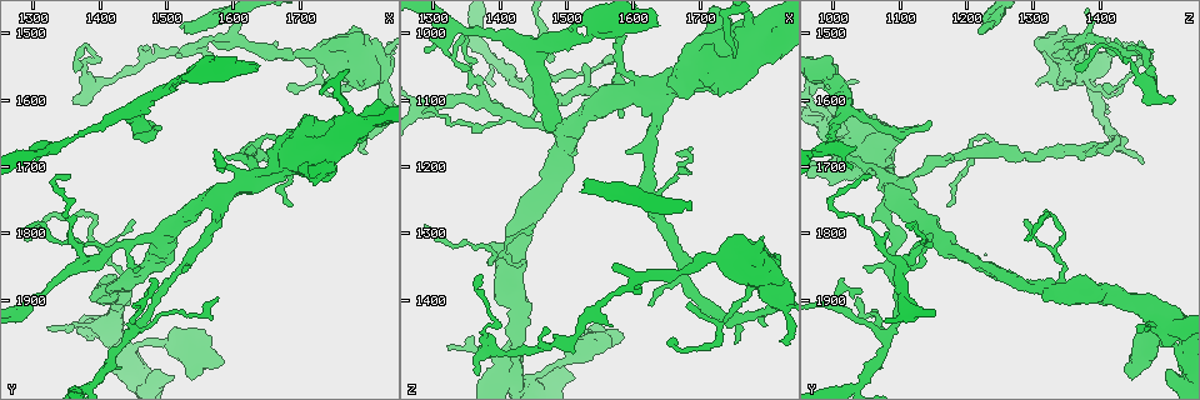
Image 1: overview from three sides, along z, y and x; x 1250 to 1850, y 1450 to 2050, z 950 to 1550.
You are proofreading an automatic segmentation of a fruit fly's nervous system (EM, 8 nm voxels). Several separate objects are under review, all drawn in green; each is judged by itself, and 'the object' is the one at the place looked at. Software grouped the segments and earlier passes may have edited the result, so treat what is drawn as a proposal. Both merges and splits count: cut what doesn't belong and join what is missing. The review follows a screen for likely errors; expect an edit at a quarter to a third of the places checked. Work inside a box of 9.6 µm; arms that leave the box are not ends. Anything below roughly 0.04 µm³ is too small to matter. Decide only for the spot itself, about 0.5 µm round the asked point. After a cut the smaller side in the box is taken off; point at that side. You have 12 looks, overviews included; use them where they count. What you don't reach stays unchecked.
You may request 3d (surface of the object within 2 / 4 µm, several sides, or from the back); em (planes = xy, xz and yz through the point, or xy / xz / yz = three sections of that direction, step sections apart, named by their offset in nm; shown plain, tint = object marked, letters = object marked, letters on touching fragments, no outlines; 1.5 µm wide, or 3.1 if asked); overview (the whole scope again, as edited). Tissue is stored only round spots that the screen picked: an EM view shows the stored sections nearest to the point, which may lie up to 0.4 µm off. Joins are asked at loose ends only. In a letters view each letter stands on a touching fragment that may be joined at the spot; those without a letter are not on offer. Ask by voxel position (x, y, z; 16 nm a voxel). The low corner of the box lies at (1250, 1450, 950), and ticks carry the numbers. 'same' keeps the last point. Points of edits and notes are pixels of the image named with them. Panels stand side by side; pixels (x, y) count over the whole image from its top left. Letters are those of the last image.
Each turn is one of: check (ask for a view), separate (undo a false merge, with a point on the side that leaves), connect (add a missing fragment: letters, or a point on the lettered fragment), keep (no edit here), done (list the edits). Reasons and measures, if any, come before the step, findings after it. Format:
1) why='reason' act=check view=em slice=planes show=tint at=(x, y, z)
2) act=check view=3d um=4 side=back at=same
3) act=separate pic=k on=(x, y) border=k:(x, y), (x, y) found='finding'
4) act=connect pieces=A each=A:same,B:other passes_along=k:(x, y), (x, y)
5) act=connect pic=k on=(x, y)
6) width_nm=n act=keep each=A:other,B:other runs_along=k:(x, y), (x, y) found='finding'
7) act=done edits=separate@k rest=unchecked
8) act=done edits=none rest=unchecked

why='free end' act=check view=em slice=yz step=8 show=tint at=(1590, 1705, 1005)

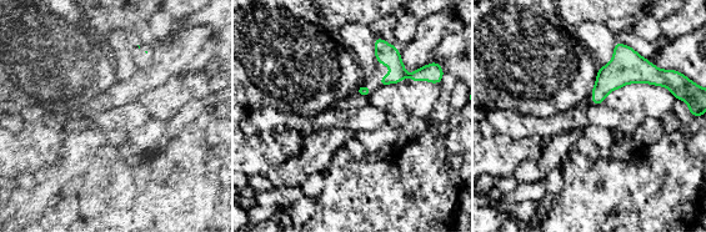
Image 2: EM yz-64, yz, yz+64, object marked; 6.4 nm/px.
why='another direction' act=check view=em slice=planes show=letters at=same

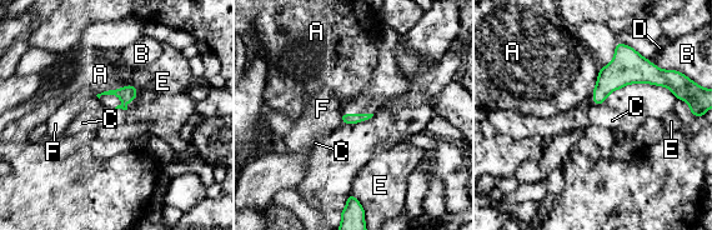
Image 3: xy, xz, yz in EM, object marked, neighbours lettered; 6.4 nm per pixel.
act=keep each=A:other,B:other,C:other,D:other,E:other,F:other border=3:(133, 84), (104, 90), (96, 95) found='none of them fits'

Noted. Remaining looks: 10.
why='branch stops here' act=check view=em slice=xy step=4 show=tint at=(1465, 1635, 1145)

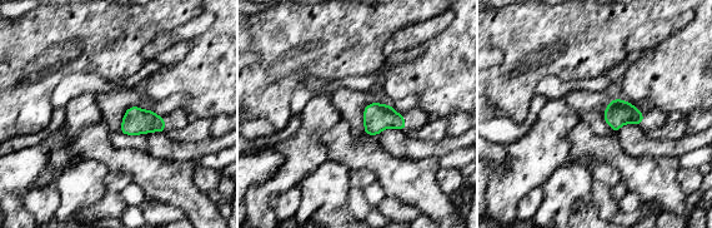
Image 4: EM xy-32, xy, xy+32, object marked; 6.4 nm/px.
why='cut it another way' act=check view=em slice=planes show=tint at=same

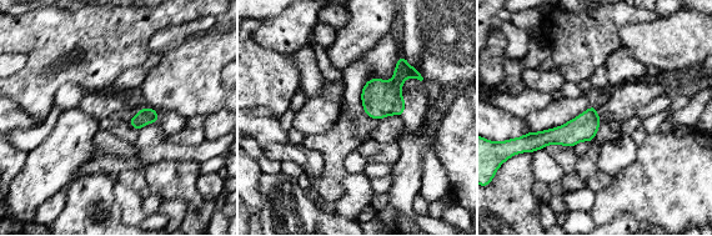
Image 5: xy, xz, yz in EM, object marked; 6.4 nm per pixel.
act=check view=em slice=planes show=letters at=same

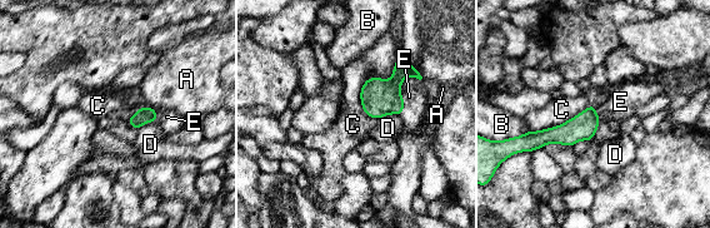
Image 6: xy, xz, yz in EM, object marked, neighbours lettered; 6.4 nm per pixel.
act=connect pieces=E each=A:other,B:other,C:other,D:other,E:same passes_along=6:(379, 98), (403, 104), (415, 103) found='it goes on there'

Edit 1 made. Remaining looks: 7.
why='tapers out' act=check view=3d um=2 at=(1475, 1525, 1445)

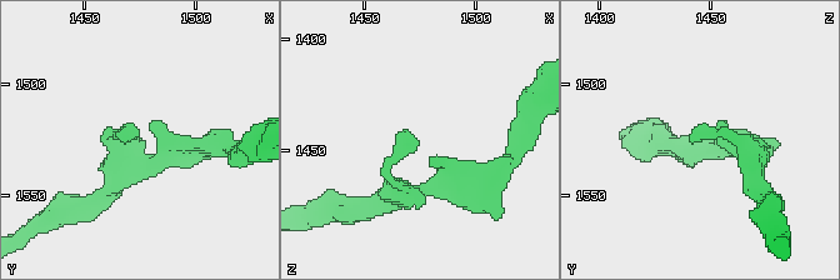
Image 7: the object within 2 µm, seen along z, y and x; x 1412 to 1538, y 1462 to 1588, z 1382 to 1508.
arm_widths_nm=180,200 act=check view=em slice=yz step=8 show=letters at=(1472, 1523, 1443)

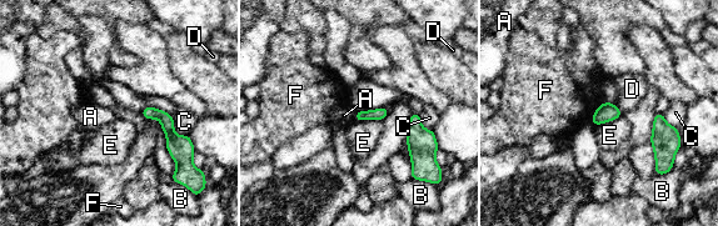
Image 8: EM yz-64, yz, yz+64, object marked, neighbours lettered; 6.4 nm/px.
longest_contact=E:200nm act=keep each=A:other,B:other,C:other,D:other,E:other,F:other found='none of them fits'

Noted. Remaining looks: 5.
why='an open end' act=check view=em slice=planes show=plain at=(1570, 1515, 1345)

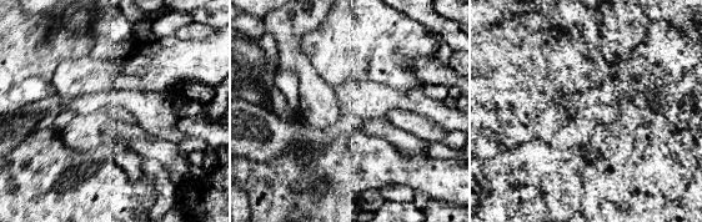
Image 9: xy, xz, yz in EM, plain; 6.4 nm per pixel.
why='what lies round it' act=check view=em slice=planes show=letters at=same

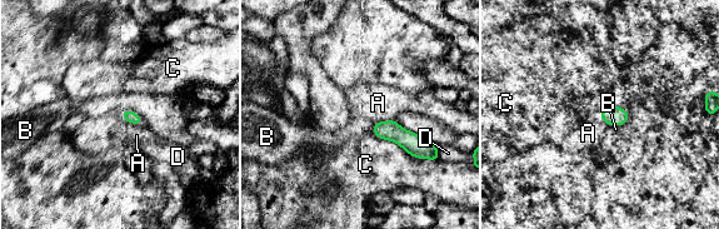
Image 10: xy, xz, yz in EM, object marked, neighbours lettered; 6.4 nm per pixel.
longest_contact=C:440nm act=keep each=A:other,B:other,C:other,D:other runs_along=10:(377, 125), (403, 137), (422, 154) found='none of them fits'

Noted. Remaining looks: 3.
act=done edits=connect@6 rest=unchecked

